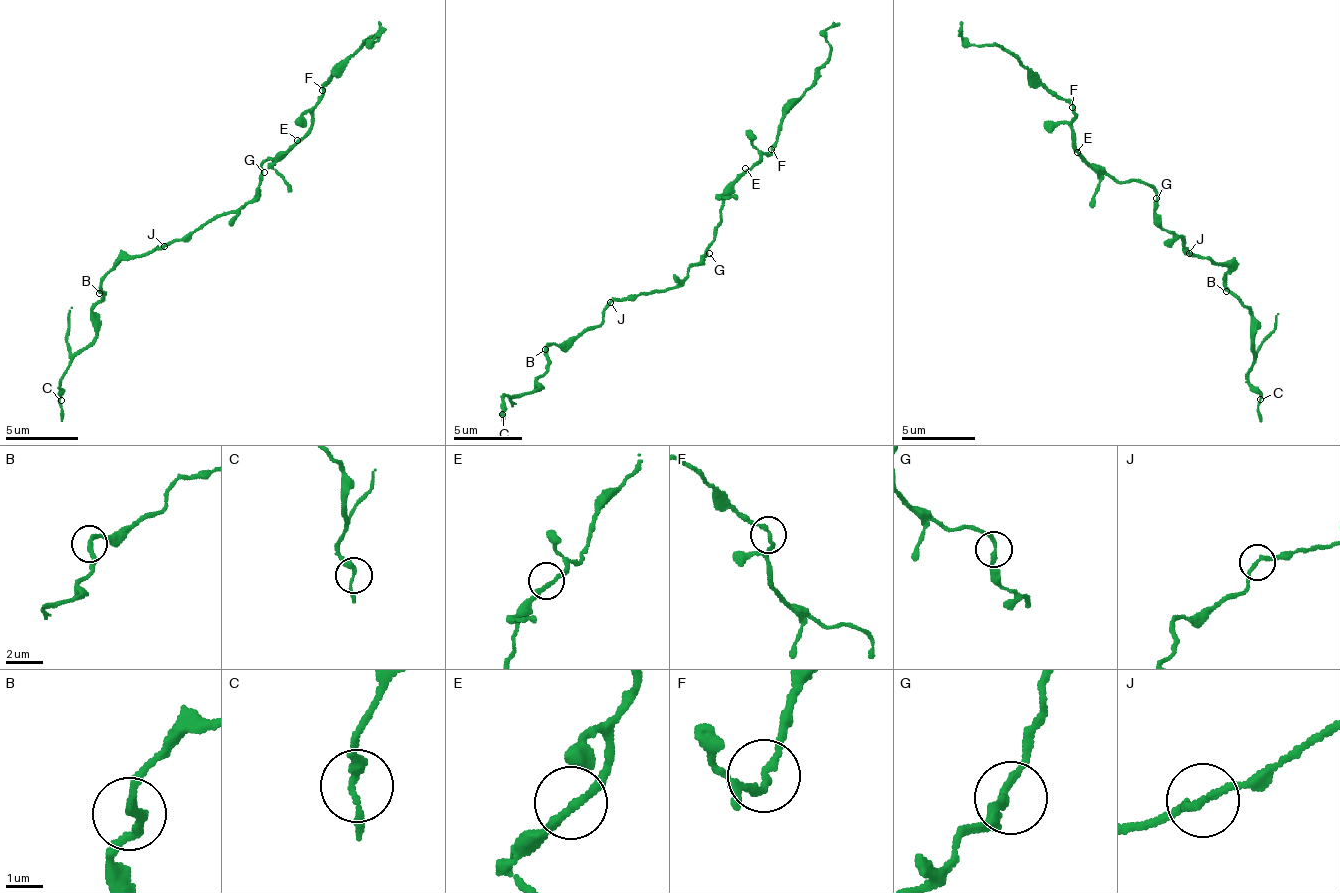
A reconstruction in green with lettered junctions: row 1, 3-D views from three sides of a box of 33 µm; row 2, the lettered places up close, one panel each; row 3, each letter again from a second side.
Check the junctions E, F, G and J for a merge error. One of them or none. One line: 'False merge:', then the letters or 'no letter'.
False merge: no letter

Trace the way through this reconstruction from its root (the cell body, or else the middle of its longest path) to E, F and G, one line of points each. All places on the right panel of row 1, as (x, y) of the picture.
E: (1164, 228), (1156, 217), (1156, 193), (1141, 183), (1111, 180), (1077, 152)
F: (1164, 228), (1156, 217), (1156, 193), (1141, 183), (1111, 180), (1088, 164), (1072, 139), (1072, 107)
G: (1164, 228), (1156, 217), (1156, 198)

